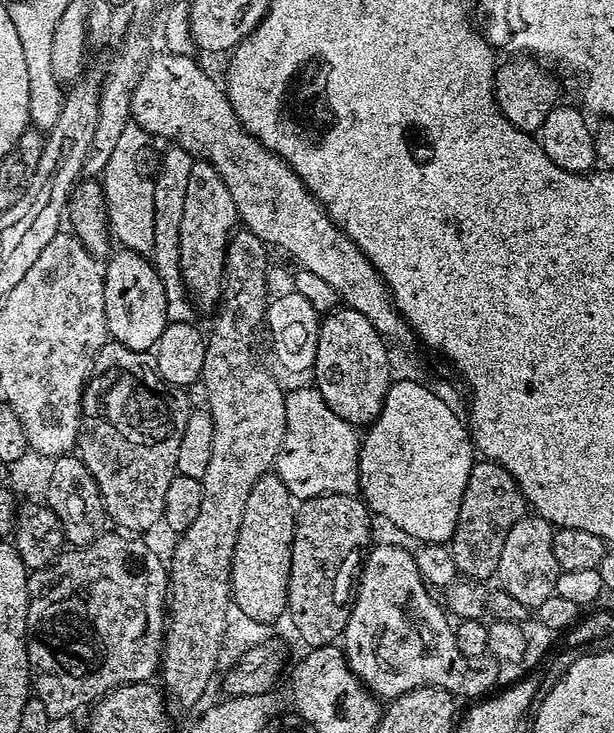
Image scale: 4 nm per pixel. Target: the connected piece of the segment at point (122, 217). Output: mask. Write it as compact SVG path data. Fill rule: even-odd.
M129 122L126 130L122 130L122 138L118 138L118 146L114 146L114 154L110 154L110 162L106 162L106 170L102 174L111 235L120 248L141 254L151 253L154 246L154 183L149 177L147 180L140 169L140 155L148 143L148 133L134 122Z

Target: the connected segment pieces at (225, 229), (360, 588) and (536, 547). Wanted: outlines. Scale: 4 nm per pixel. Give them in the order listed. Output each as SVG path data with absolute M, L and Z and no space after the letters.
M193 159L190 182L186 185L186 207L182 209L180 269L184 285L199 307L201 304L204 308L215 309L220 303L224 290L224 259L228 238L237 224L234 198L230 198L230 190L226 182L222 182L222 174L218 174L208 160Z
M396 544L374 548L362 565L354 588L352 613L342 637L350 670L369 692L388 702L419 688L441 688L457 698L483 697L492 684L488 669L493 667L492 657L466 658L462 654L455 627L441 601L439 604L431 596L411 551Z
M526 514L506 534L506 546L502 546L502 558L498 558L498 570L495 579L500 580L499 587L510 598L518 598L525 609L534 610L546 598L557 591L556 579L562 576L558 558L554 558L553 521L535 514Z

